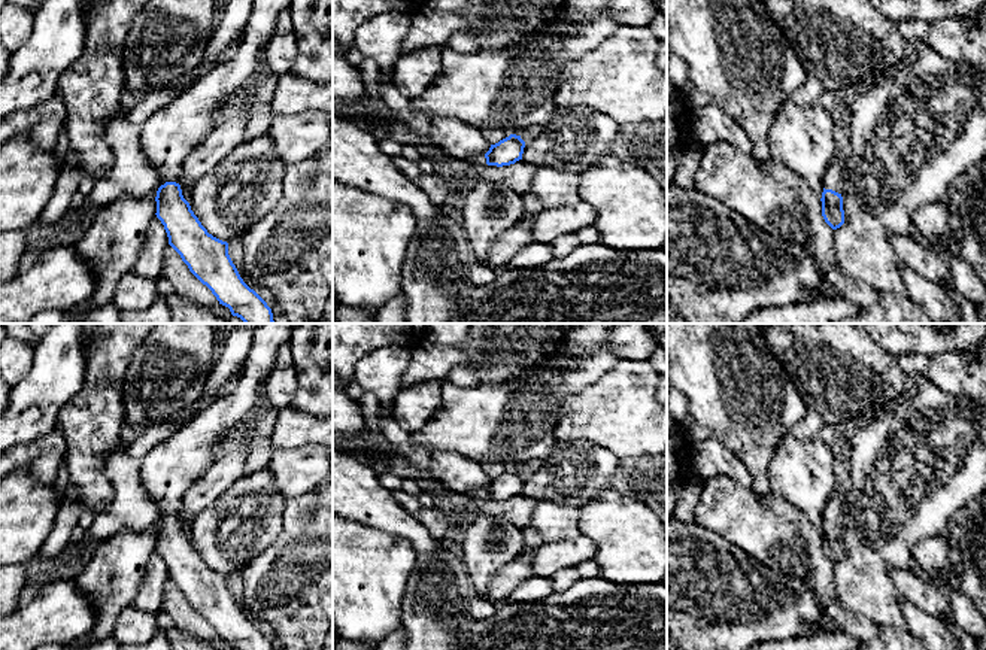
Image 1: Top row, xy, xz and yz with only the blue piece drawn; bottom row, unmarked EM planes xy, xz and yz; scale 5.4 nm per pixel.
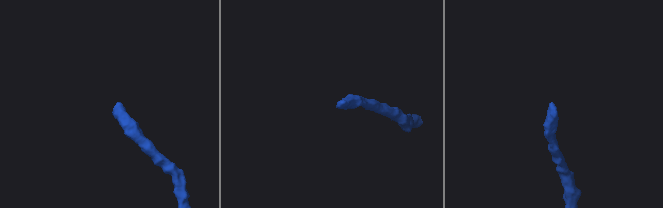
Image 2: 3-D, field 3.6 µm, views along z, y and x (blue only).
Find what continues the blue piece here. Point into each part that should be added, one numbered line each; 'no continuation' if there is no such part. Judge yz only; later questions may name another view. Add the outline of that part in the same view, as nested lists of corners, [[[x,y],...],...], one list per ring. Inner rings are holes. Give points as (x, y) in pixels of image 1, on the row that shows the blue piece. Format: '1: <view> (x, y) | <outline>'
1: yz (834, 178) | [[[835,155],[823,174],[823,188],[841,194],[843,189],[846,188],[846,183],[849,182],[847,176],[844,174],[844,170],[846,162],[843,162]]]

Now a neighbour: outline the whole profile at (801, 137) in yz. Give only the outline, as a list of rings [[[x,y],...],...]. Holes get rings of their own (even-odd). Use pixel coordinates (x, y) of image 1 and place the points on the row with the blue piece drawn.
[[[786,100],[767,133],[771,158],[783,162],[822,198],[823,174],[837,155],[832,113]]]

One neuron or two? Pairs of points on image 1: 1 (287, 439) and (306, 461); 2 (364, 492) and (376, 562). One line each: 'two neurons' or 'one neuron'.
1: two neurons
2: two neurons

